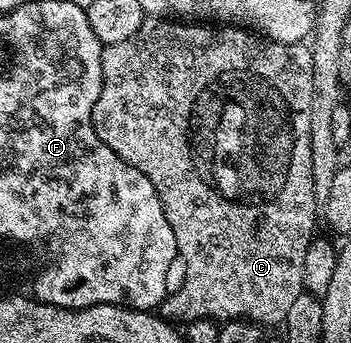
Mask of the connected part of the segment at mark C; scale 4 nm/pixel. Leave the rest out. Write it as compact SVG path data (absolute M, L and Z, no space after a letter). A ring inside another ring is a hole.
M147 16L142 22L142 26L136 31L136 35L132 35L128 39L124 39L120 43L112 43L111 45L102 46L102 58L100 59L100 67L102 68L102 86L100 87L100 95L96 98L96 107L92 107L92 123L94 124L96 135L104 142L119 159L124 163L130 164L138 171L142 171L144 175L151 180L154 185L159 201L162 205L162 211L166 215L166 220L174 239L176 239L176 247L178 248L177 256L184 259L184 264L188 267L188 275L184 275L184 289L176 291L172 295L166 296L160 306L161 316L165 317L167 321L176 323L182 317L182 309L186 309L186 305L190 305L190 309L202 309L202 313L208 314L208 319L219 323L227 321L252 321L256 325L269 327L269 325L276 325L276 327L283 324L283 318L286 318L288 311L291 310L293 299L299 296L304 291L304 255L308 255L308 247L311 241L316 236L314 230L314 220L319 220L320 217L320 203L314 198L313 193L313 179L312 179L312 148L309 147L309 115L311 114L312 102L312 55L311 46L306 43L299 43L297 45L282 45L278 41L267 41L258 35L251 35L245 29L239 29L237 26L223 26L211 25L208 23L183 23L178 19L167 19L164 17ZM178 301L182 301L182 309L170 309L170 305L178 305Z

